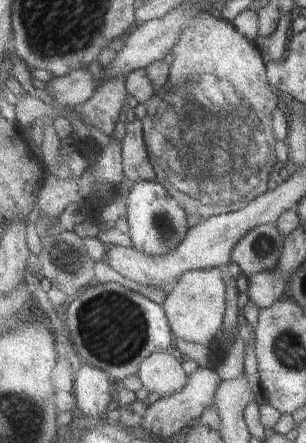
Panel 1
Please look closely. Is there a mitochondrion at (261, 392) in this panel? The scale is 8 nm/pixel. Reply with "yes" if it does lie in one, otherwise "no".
no

